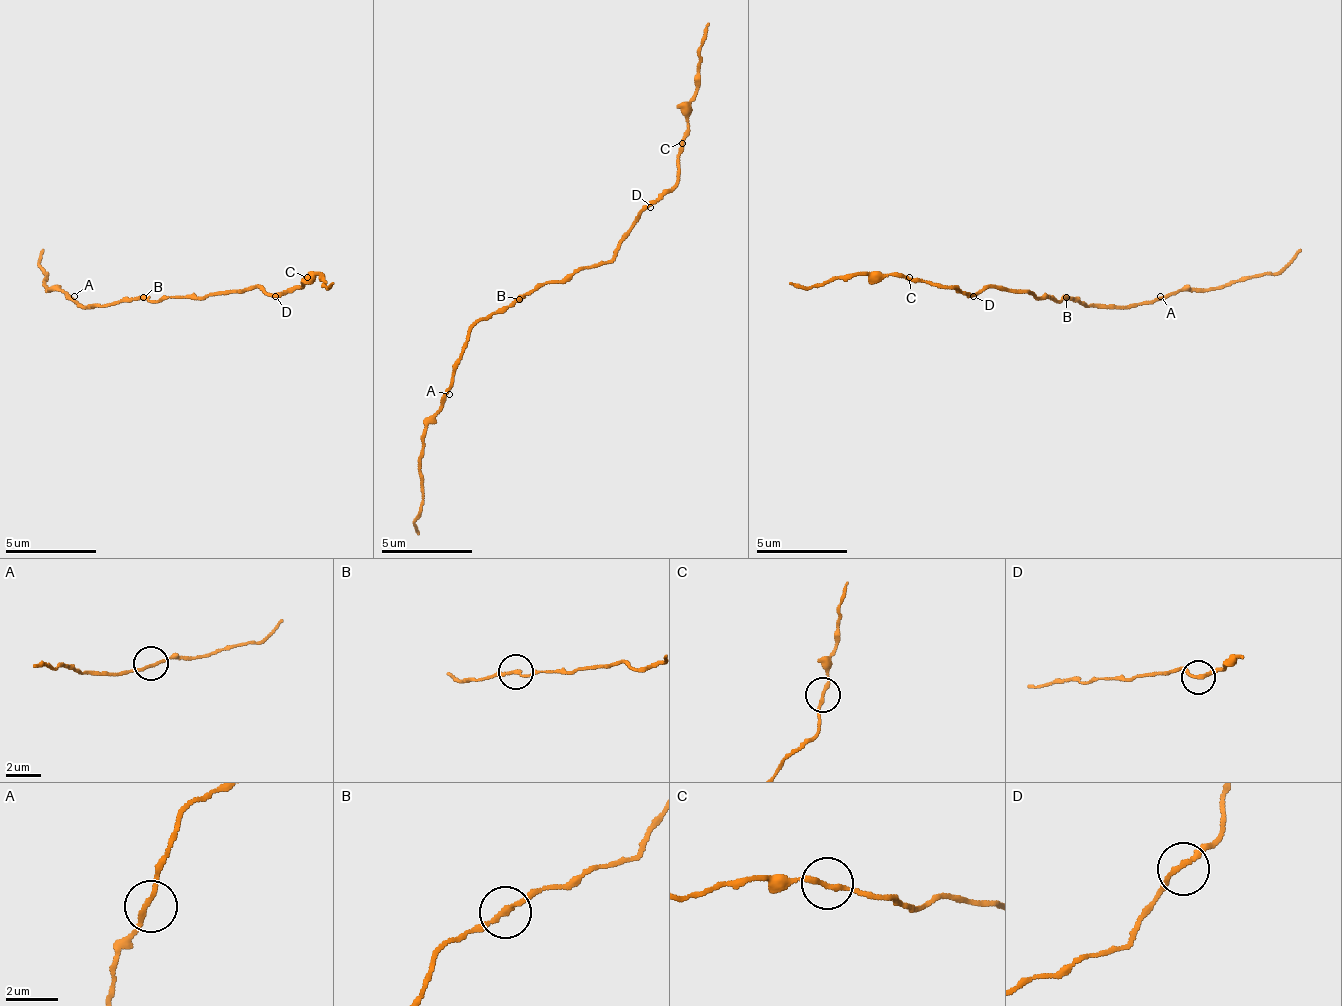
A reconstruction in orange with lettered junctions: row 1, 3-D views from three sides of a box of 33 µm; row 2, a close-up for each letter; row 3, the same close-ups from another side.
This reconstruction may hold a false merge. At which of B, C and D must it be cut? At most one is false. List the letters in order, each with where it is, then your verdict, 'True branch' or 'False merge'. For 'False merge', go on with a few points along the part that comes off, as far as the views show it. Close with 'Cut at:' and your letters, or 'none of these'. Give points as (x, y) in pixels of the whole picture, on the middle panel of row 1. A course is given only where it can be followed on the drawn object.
B: Place: (519, 299). True branch
C: Place: (682, 143). True branch
D: Place: (650, 207). True branch
Cut at: none of these

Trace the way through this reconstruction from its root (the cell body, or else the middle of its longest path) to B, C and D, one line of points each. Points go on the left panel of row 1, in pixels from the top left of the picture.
B: (183, 296), (160, 296), (156, 300), (147, 300), (142, 296)
C: (183, 296), (247, 291), (252, 287), (266, 287), (275, 296), (284, 296), (302, 287), (307, 277)
D: (183, 296), (206, 296), (211, 291), (247, 291), (252, 287), (266, 287), (275, 296)

